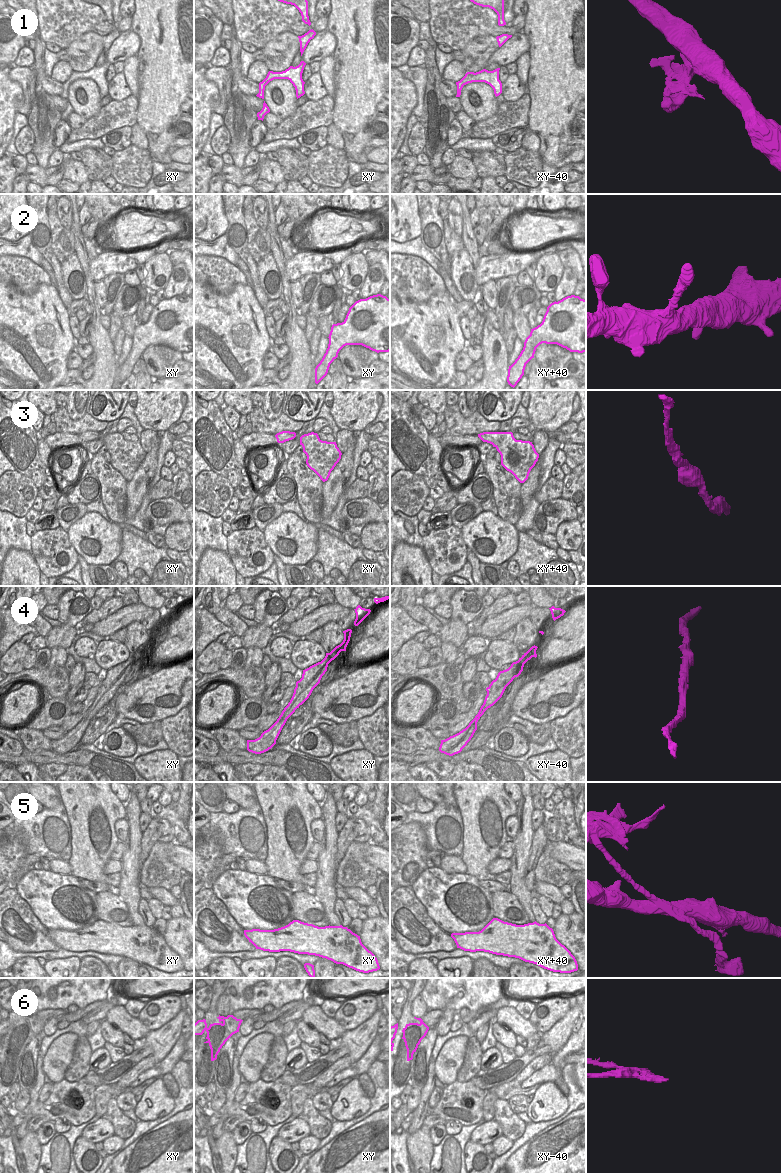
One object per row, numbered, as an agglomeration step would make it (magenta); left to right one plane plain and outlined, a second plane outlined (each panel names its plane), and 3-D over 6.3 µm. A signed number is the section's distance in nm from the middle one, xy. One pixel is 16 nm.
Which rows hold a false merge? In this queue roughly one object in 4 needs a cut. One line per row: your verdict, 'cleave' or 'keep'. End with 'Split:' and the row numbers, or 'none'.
1: keep
2: keep
3: keep
4: keep
5: cleave
6: cleave
Split: 5, 6

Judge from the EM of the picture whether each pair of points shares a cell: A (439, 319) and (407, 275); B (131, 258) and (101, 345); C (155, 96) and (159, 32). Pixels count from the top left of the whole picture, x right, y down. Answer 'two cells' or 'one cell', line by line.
A: two cells
B: two cells
C: one cell

